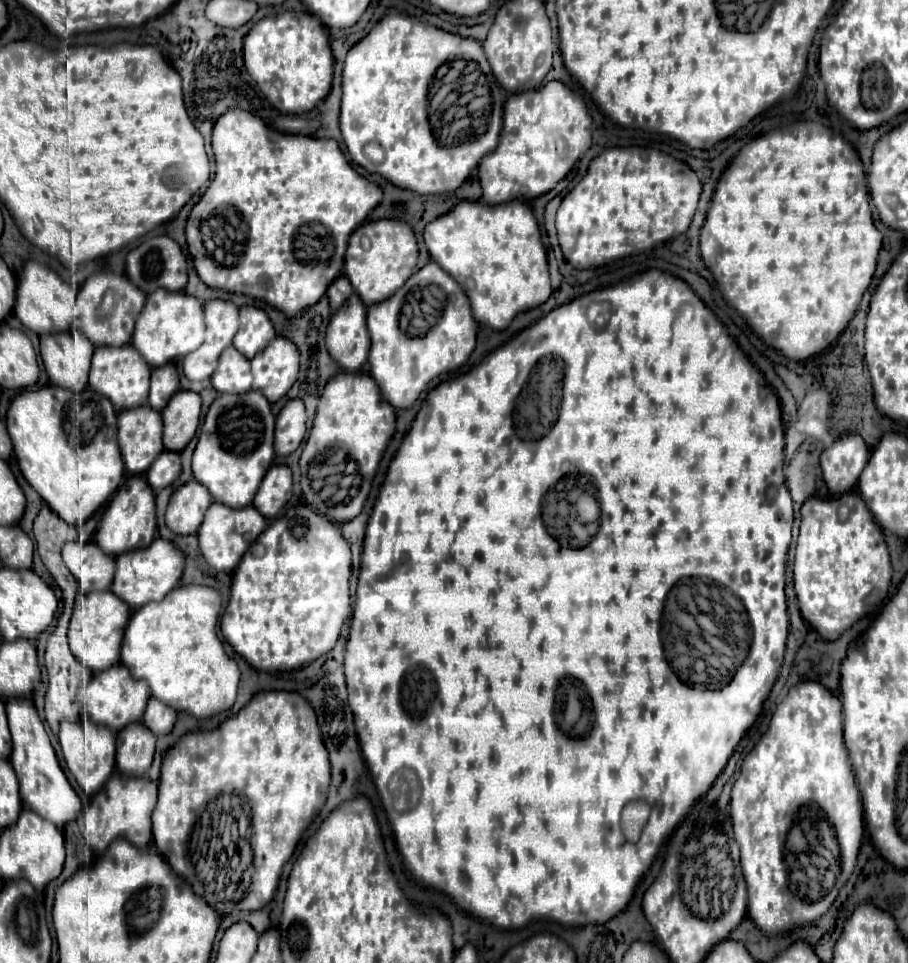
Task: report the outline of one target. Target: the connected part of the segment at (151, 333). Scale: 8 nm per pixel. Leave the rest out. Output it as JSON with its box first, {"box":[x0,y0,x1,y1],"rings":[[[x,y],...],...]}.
{"box":[132,290,204,368],"rings":[[[156,290],[146,298],[146,306],[136,320],[132,346],[152,368],[178,362],[204,342],[204,302],[184,292]]]}

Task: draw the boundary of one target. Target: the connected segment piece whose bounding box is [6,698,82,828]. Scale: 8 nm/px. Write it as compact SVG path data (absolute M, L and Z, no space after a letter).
M10 698L6 702L6 714L8 714L8 726L12 734L12 756L10 764L16 772L16 778L20 782L20 798L22 806L40 814L42 818L50 820L54 826L64 828L70 822L78 820L82 812L80 798L68 784L58 758L54 754L54 748L50 744L48 734L44 732L44 724L36 714L36 708L30 698Z

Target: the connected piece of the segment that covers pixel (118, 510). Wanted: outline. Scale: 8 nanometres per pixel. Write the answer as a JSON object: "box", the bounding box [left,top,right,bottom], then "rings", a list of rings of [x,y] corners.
{"box":[96,476,156,556],"rings":[[[130,476],[120,486],[120,490],[112,496],[98,532],[96,532],[96,544],[104,550],[108,556],[120,556],[128,550],[140,550],[152,544],[156,538],[156,504],[154,504],[154,490],[148,486],[144,476]]]}

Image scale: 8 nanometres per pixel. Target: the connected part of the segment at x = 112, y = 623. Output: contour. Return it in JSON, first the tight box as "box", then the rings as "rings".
{"box":[70,590,132,672],"rings":[[[110,590],[106,592],[90,592],[90,594],[78,594],[72,620],[70,620],[70,650],[74,658],[92,672],[102,672],[114,664],[118,664],[120,658],[120,644],[124,636],[124,628],[130,620],[132,610],[126,602],[116,598]]]}

